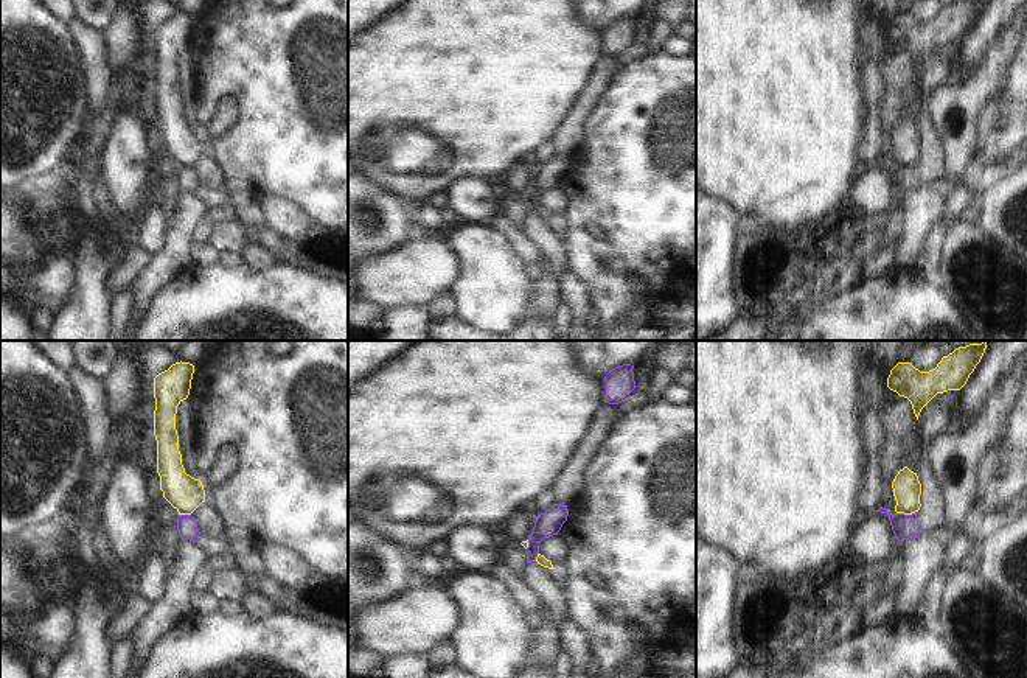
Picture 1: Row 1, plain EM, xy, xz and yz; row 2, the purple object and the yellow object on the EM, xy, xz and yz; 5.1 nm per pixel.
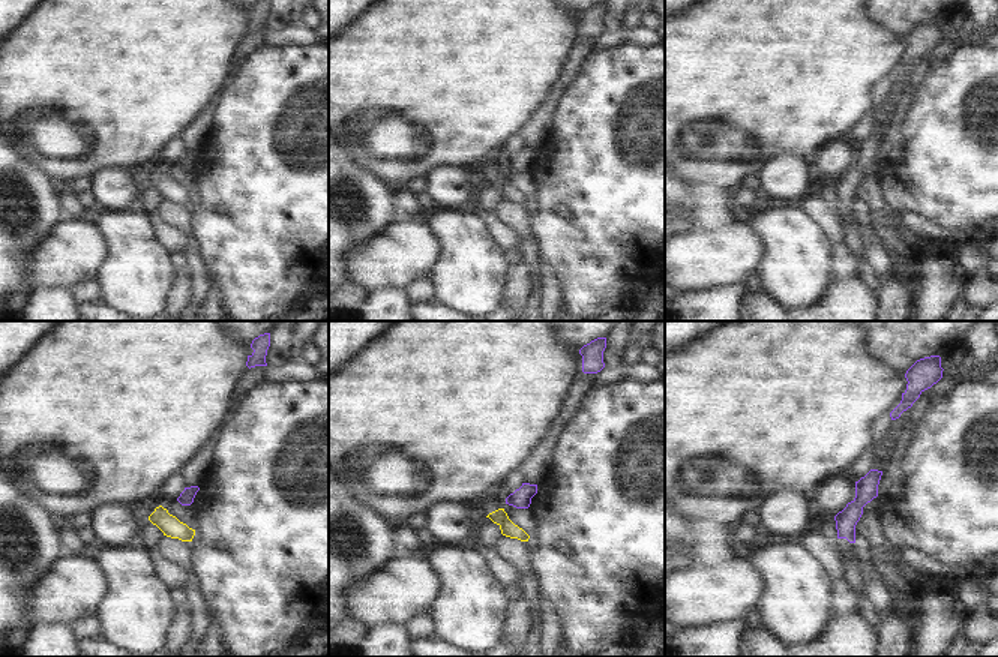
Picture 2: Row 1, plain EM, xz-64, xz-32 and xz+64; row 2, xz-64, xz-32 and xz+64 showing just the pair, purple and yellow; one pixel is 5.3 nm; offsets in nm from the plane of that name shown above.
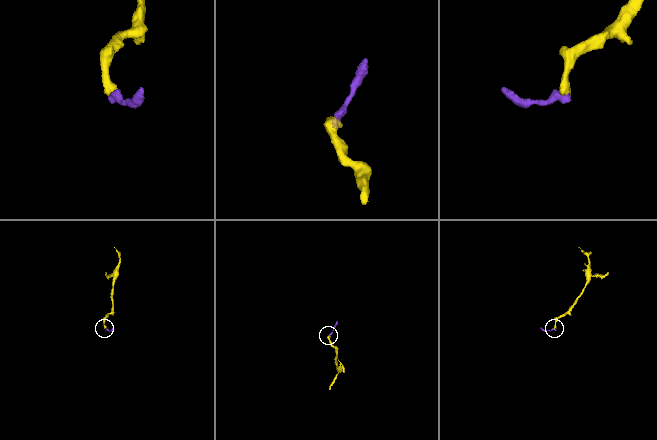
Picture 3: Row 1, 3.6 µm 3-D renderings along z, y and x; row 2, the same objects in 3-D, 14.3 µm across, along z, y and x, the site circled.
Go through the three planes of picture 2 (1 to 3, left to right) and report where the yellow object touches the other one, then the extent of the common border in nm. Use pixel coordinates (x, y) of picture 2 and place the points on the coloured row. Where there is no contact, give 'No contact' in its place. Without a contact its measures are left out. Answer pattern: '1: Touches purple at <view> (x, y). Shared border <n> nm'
1: No contact
2: No contact
3: No contact.

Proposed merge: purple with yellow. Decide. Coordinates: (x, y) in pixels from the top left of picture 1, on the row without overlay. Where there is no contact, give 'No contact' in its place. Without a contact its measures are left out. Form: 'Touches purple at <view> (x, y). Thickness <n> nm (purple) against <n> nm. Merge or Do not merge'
Touches purple at yz (906, 167). Thickness 130 nm (purple) against 140 nm. Do not merge.

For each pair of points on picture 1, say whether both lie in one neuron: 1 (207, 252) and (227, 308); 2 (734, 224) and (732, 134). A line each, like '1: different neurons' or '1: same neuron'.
1: different neurons
2: different neurons

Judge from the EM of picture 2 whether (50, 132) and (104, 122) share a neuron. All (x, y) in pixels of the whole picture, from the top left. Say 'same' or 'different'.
same

